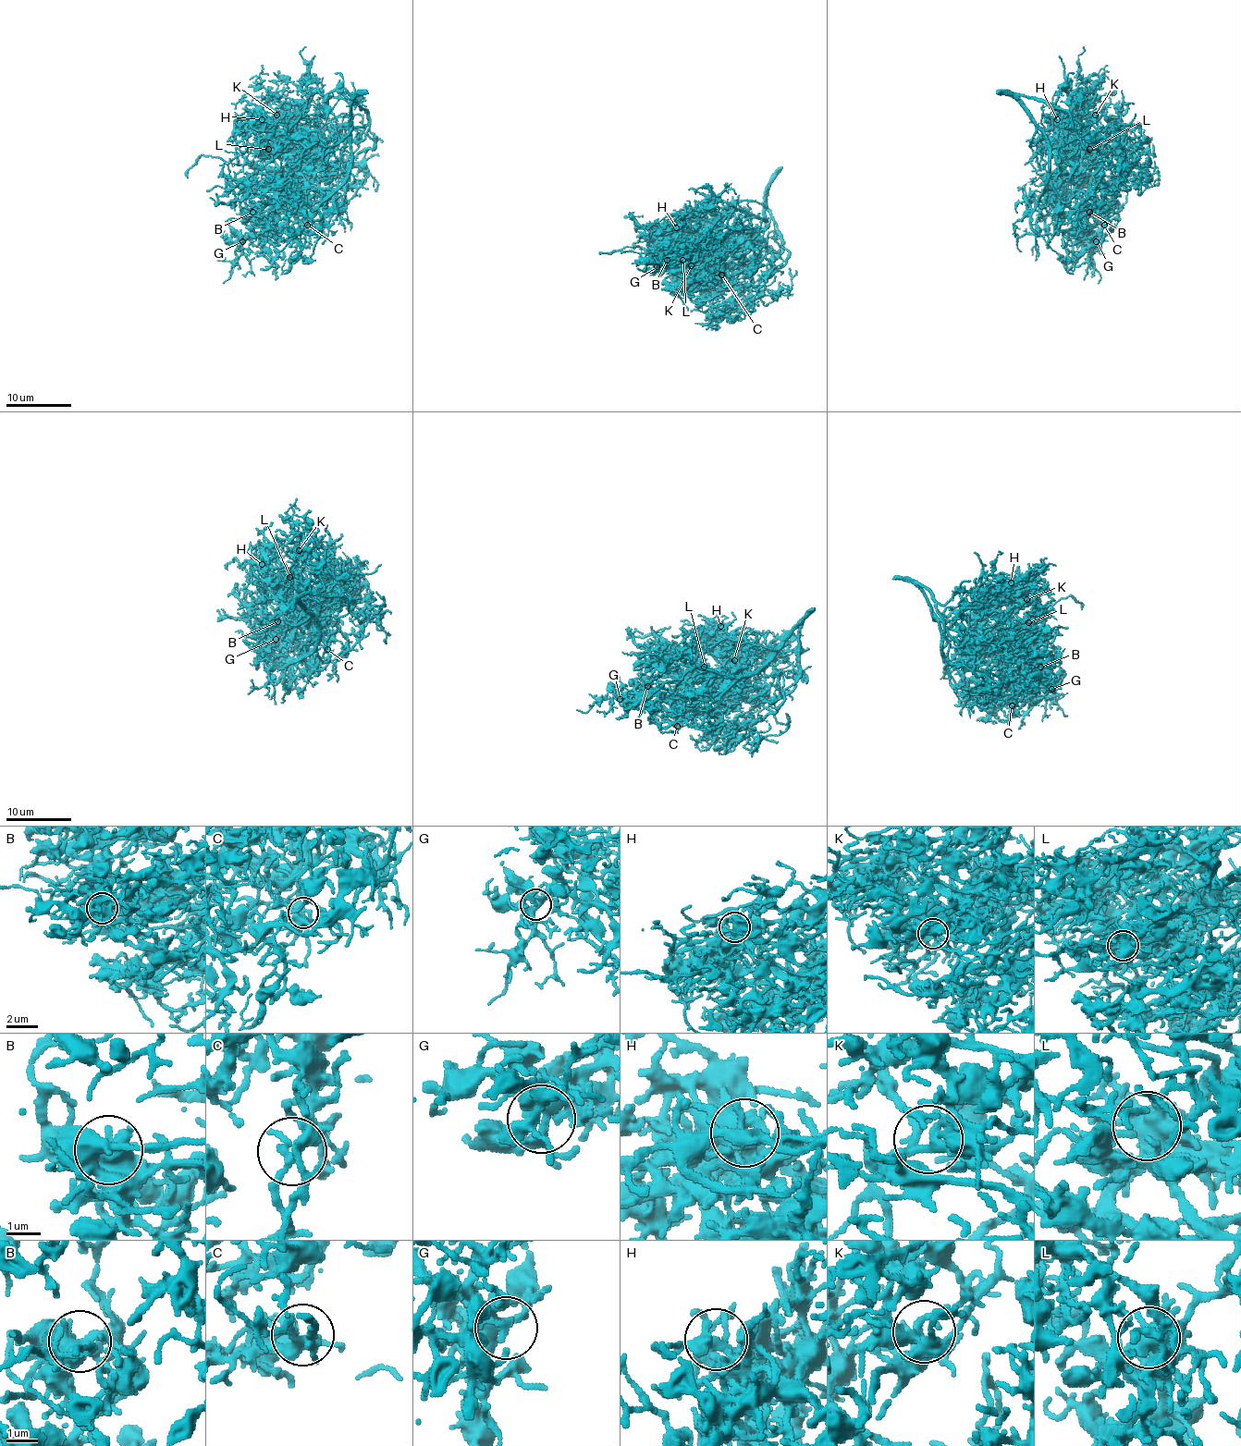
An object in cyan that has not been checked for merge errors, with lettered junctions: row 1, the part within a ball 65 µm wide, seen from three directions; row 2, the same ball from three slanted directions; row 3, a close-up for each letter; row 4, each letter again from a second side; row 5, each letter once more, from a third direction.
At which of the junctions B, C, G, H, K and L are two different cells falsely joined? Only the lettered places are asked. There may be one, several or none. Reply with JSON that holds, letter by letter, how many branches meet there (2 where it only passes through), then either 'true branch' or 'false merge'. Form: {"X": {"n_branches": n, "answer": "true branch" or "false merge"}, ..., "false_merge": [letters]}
{"B": {"n_branches": 5, "answer": "true branch"}, "C": {"n_branches": 5, "answer": "true branch"}, "G": {"n_branches": 4, "answer": "true branch"}, "H": {"n_branches": 4, "answer": "true branch"}, "K": {"n_branches": 4, "answer": "true branch"}, "L": {"n_branches": 4, "answer": "true branch"}, "false_merge": []}

